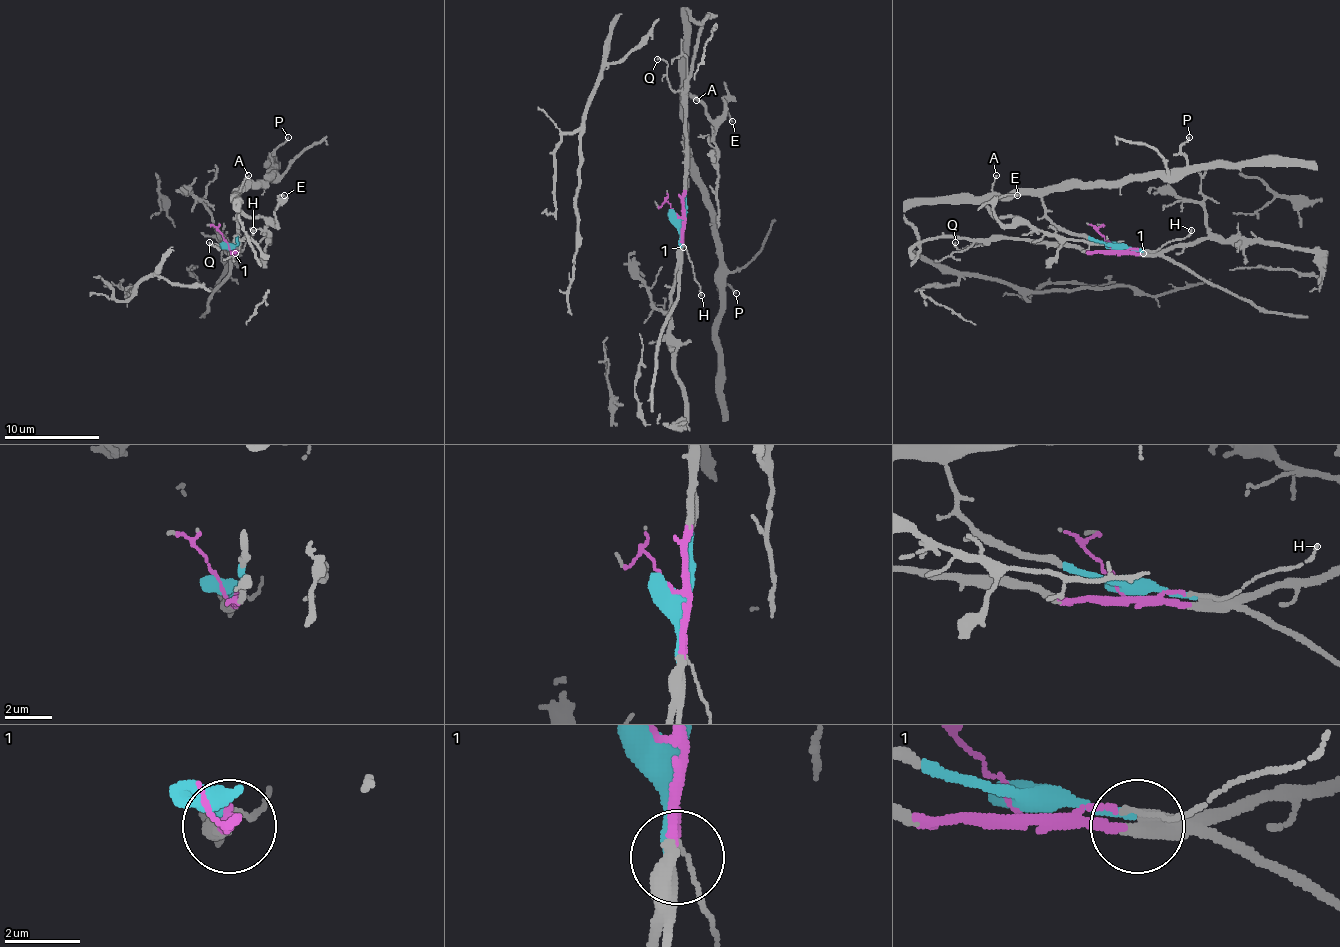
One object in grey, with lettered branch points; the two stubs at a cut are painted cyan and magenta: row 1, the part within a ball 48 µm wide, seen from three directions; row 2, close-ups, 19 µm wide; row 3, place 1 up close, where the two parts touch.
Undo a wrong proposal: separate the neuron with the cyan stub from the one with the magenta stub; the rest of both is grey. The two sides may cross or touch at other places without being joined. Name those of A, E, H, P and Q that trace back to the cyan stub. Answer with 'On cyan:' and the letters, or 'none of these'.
On cyan: A, E, P

